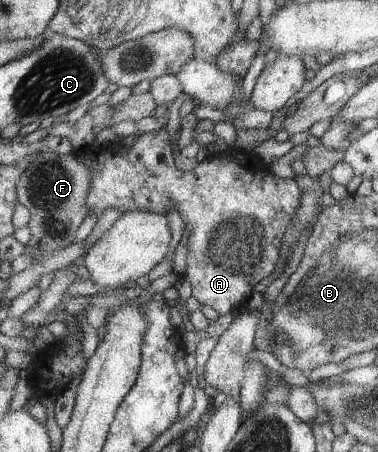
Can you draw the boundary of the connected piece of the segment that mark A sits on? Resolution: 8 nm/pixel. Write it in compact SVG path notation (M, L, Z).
M165 127L142 134L131 147L123 146L117 154L110 154L110 150L102 151L96 147L87 149L81 162L92 167L92 193L88 196L90 215L102 215L109 208L117 208L124 213L149 210L157 214L167 214L173 208L178 210L190 232L185 275L191 284L192 296L201 306L210 306L219 315L235 313L237 308L246 306L255 286L278 270L285 230L289 228L289 222L293 220L296 210L301 208L303 190L299 184L294 179L273 175L250 152L237 156L212 156L200 162L197 168L181 172L175 166L171 136Z

